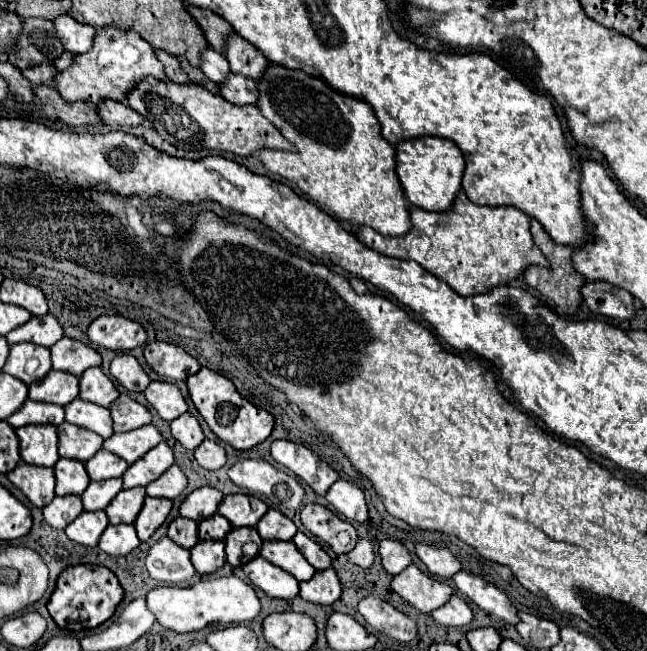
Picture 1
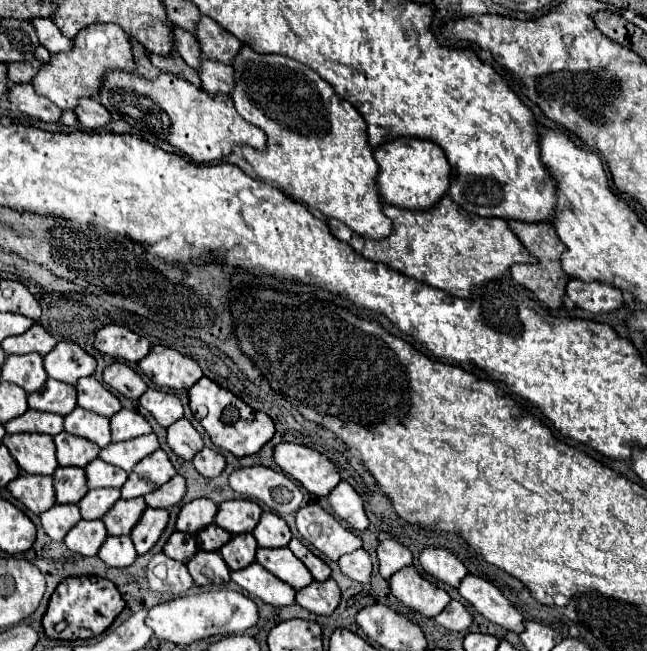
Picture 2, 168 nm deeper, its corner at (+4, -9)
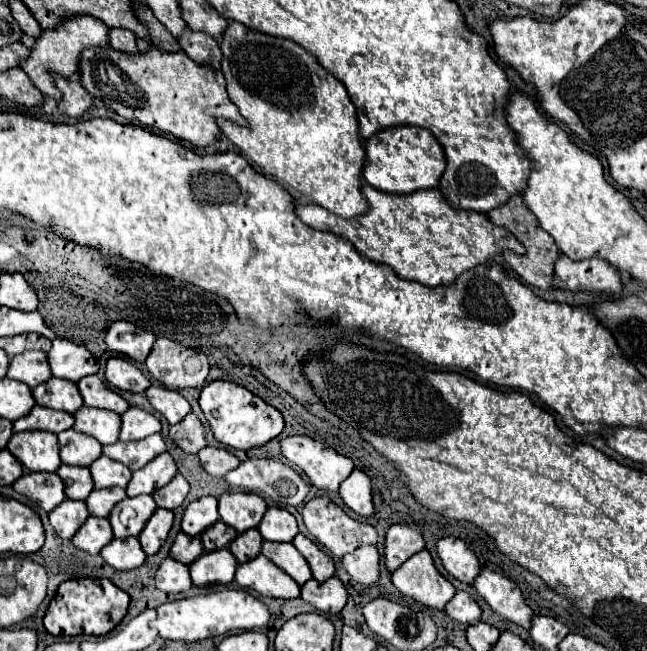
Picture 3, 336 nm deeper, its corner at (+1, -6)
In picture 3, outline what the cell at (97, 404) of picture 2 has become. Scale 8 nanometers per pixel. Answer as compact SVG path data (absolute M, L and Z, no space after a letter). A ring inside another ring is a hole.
M88 375L78 381L80 395L84 399L86 407L98 407L98 409L110 409L118 415L122 415L130 405L126 399L122 399L116 391L108 389L98 375Z

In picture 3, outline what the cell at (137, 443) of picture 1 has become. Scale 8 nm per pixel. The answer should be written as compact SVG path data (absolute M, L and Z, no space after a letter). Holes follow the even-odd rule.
M154 433L154 435L148 435L146 439L140 439L140 441L128 441L128 443L118 441L114 445L106 445L102 453L114 461L124 463L128 469L136 471L164 451L166 451L166 445L164 445L162 435Z

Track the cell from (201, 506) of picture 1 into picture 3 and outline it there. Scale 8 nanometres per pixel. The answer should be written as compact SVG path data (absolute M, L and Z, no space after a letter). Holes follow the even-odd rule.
M202 497L198 501L192 501L182 517L182 531L186 535L200 535L206 527L214 525L218 521L218 499L216 497Z

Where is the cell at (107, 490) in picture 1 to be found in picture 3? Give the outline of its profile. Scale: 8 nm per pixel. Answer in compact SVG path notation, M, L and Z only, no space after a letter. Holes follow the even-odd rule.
M108 487L108 489L94 489L88 499L88 513L94 517L108 517L112 507L120 503L126 497L126 491L122 487Z

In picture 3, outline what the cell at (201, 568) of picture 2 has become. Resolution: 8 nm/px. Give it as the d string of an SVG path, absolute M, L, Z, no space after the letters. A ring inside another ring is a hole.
M218 549L210 553L202 553L192 565L190 575L196 587L204 587L210 583L230 583L236 573L236 559L228 549Z

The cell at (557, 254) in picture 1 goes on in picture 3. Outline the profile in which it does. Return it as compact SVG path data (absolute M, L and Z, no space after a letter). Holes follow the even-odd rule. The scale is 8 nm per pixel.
M514 195L514 197L510 199L510 203L504 203L504 205L500 205L498 209L492 209L492 211L488 213L488 217L492 219L492 223L496 223L496 225L500 225L500 227L506 227L512 235L516 235L518 241L522 241L522 245L524 245L526 251L528 251L528 257L526 257L526 255L524 255L524 257L518 257L518 255L514 255L512 251L504 251L506 263L508 263L526 283L530 283L532 287L538 287L538 289L544 289L544 291L552 289L554 263L558 261L560 251L558 251L554 239L540 227L536 215L532 215L532 211L522 203L522 195Z

